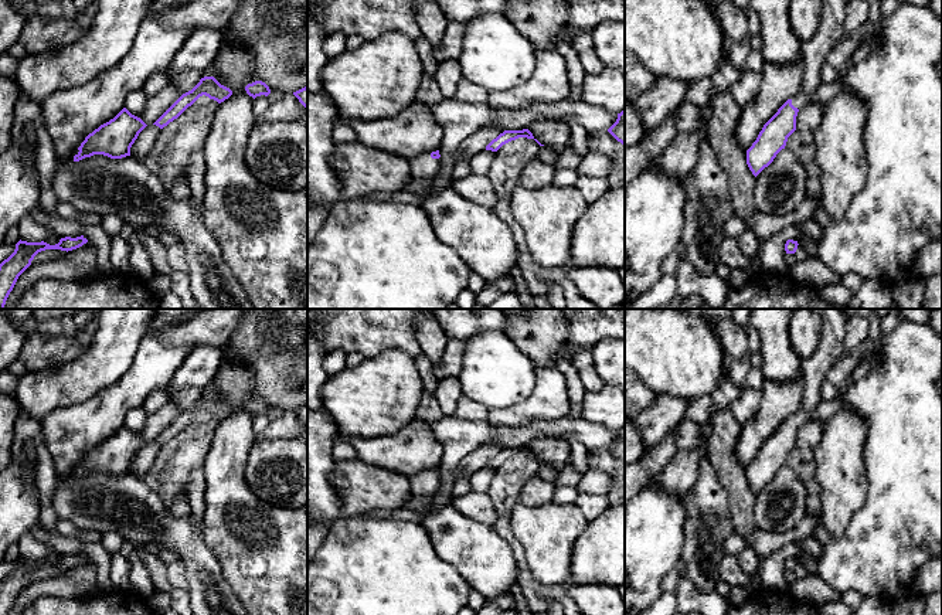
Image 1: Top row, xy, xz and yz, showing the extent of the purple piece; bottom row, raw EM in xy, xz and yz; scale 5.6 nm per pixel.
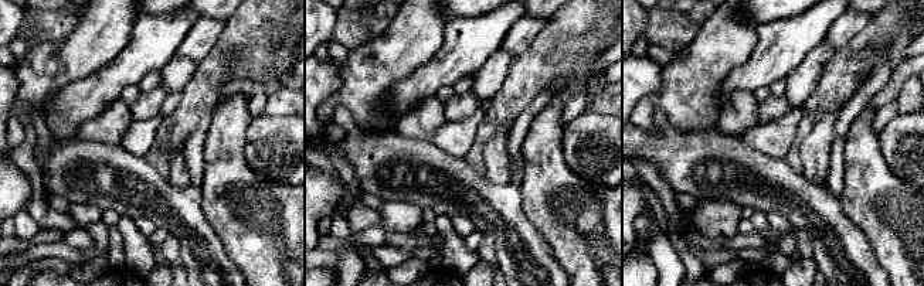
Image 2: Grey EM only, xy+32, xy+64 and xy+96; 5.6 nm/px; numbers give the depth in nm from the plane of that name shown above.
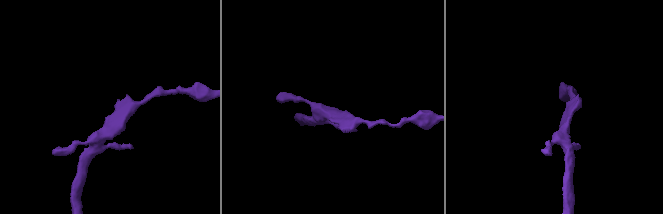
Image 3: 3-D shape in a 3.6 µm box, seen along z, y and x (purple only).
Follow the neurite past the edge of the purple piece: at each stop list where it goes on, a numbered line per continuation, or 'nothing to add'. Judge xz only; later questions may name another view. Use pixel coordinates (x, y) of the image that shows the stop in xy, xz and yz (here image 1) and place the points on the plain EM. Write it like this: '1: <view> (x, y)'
1: xz (424, 483)

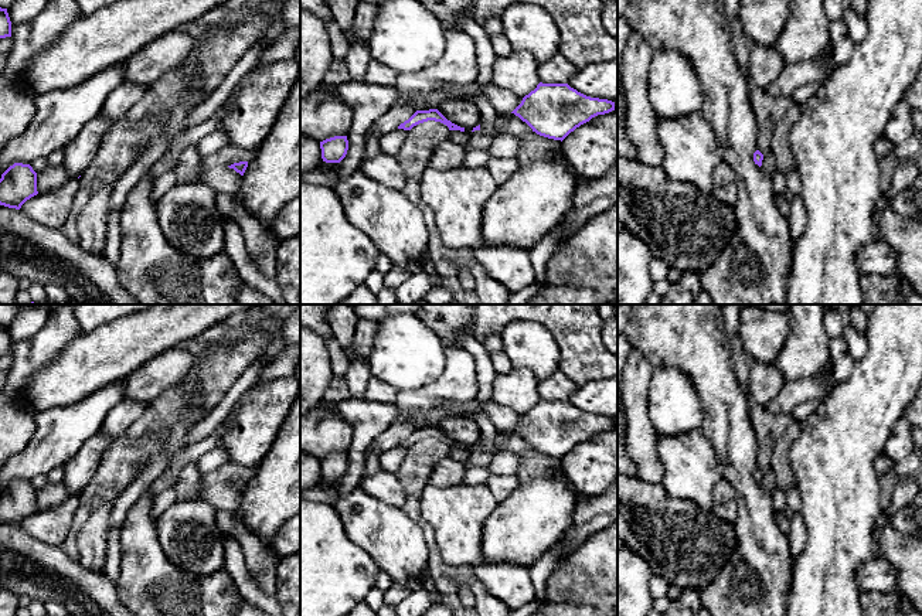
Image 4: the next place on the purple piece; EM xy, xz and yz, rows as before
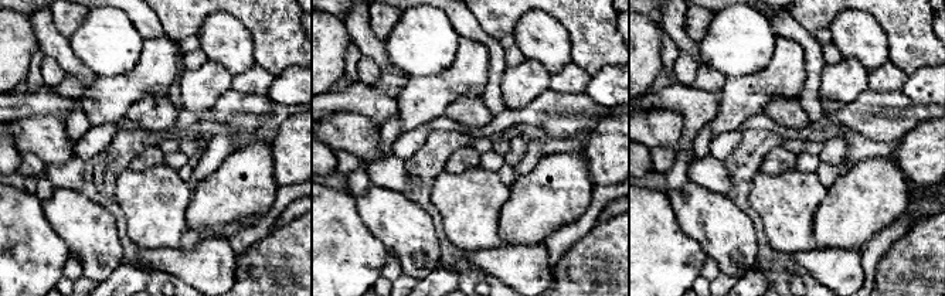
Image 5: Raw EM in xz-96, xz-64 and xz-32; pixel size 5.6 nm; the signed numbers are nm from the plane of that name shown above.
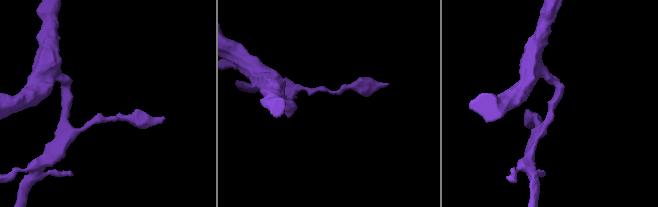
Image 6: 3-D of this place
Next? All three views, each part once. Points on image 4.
nothing to add

